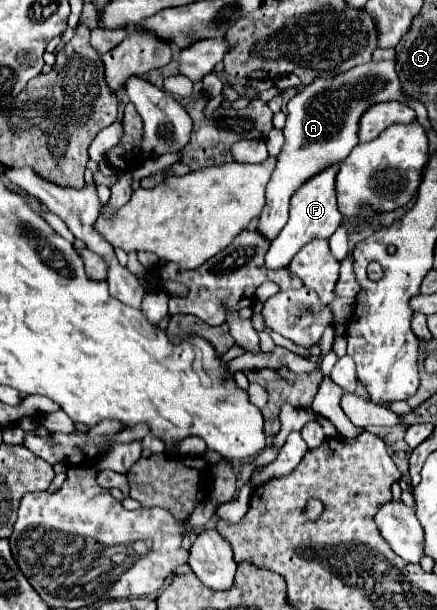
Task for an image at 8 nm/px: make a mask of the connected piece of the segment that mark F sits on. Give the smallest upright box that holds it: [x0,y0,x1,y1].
[265,162,341,270]

